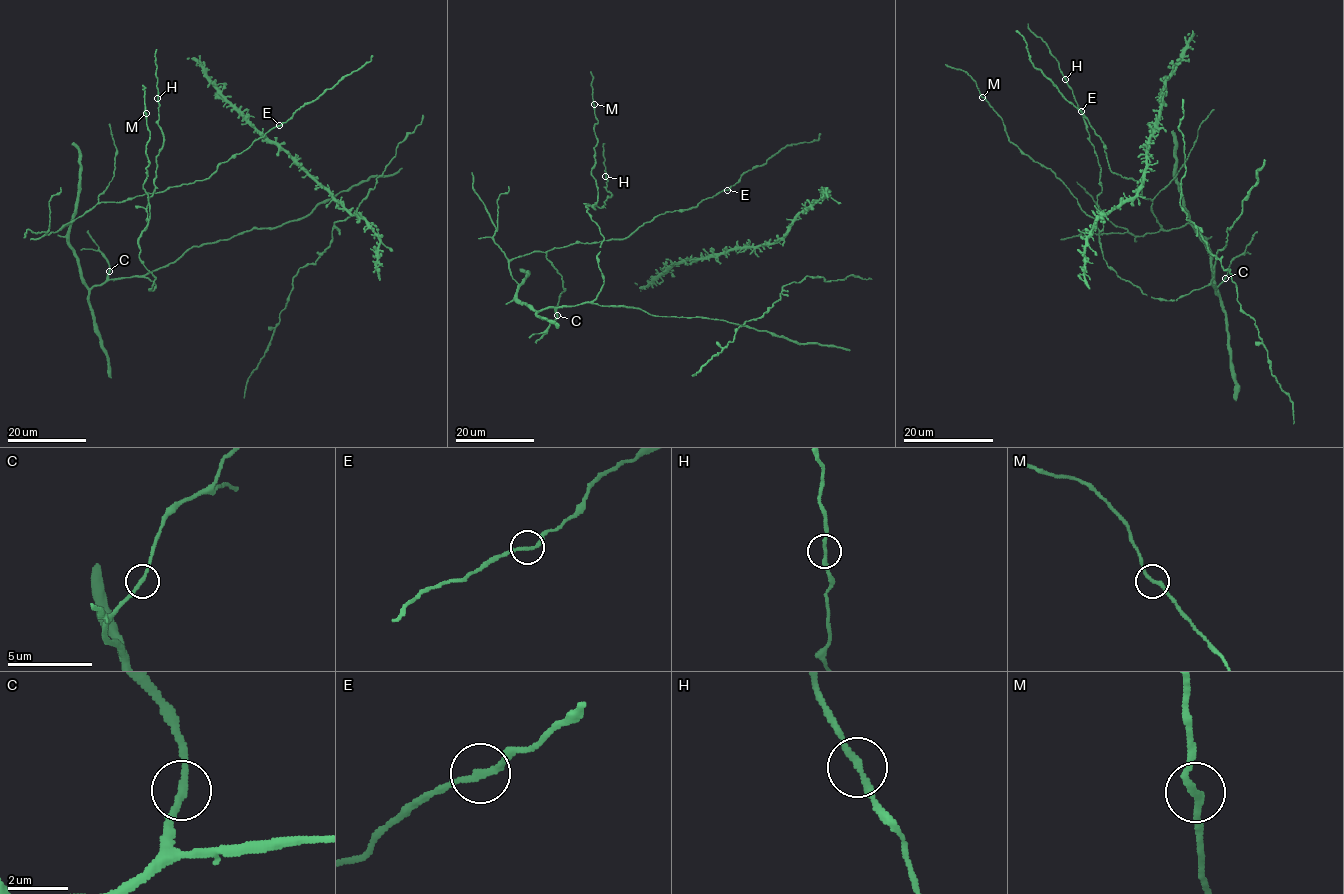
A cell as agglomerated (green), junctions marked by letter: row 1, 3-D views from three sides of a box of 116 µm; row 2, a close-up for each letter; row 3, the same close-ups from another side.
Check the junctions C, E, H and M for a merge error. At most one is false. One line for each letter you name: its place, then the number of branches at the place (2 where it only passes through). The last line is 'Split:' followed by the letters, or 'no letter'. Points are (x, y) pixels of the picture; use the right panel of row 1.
Split: no letter

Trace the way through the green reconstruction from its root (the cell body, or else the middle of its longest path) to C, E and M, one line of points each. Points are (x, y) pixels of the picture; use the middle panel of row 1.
C: (517, 294), (522, 303), (537, 311), (553, 307), (557, 315)
E: (517, 294), (518, 284), (509, 267), (513, 258), (579, 242), (626, 239), (658, 215), (690, 209), (726, 189)
M: (517, 294), (540, 311), (591, 302), (603, 284), (603, 236), (587, 212), (597, 200), (593, 104)

